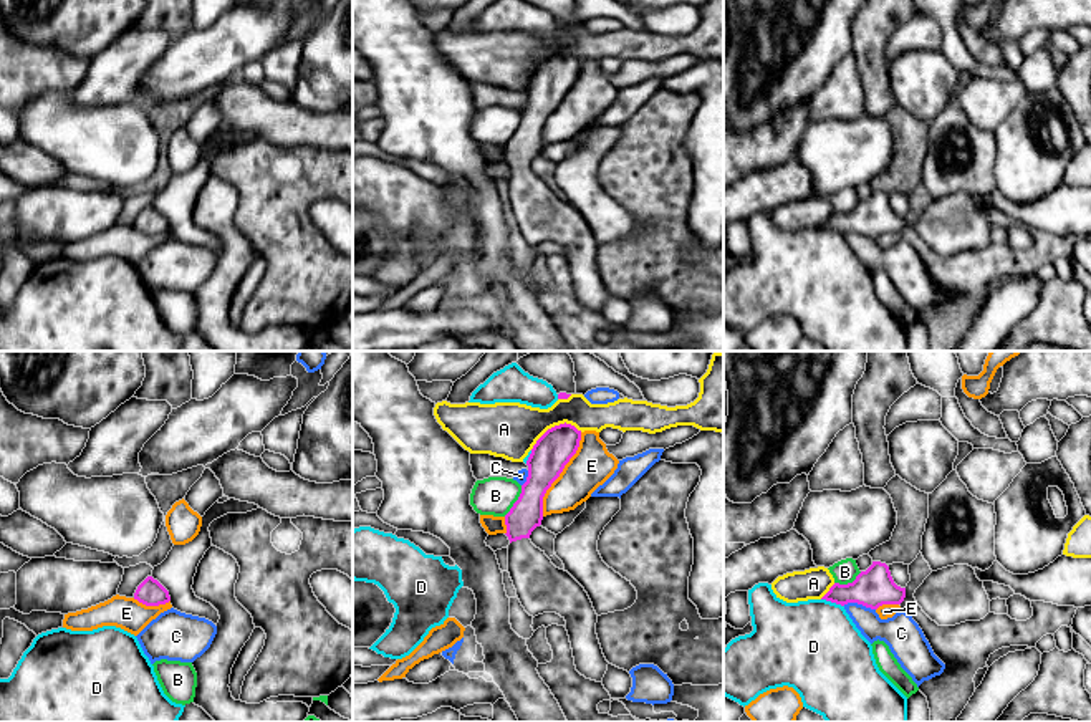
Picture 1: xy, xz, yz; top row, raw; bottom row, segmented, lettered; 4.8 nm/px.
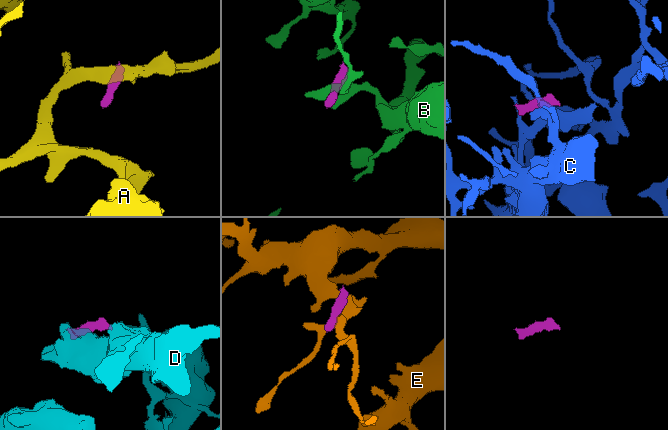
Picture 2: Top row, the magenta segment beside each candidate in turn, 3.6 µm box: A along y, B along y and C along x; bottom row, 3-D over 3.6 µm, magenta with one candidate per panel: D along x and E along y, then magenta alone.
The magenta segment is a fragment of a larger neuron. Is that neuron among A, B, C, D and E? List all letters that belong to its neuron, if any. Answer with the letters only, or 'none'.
none

